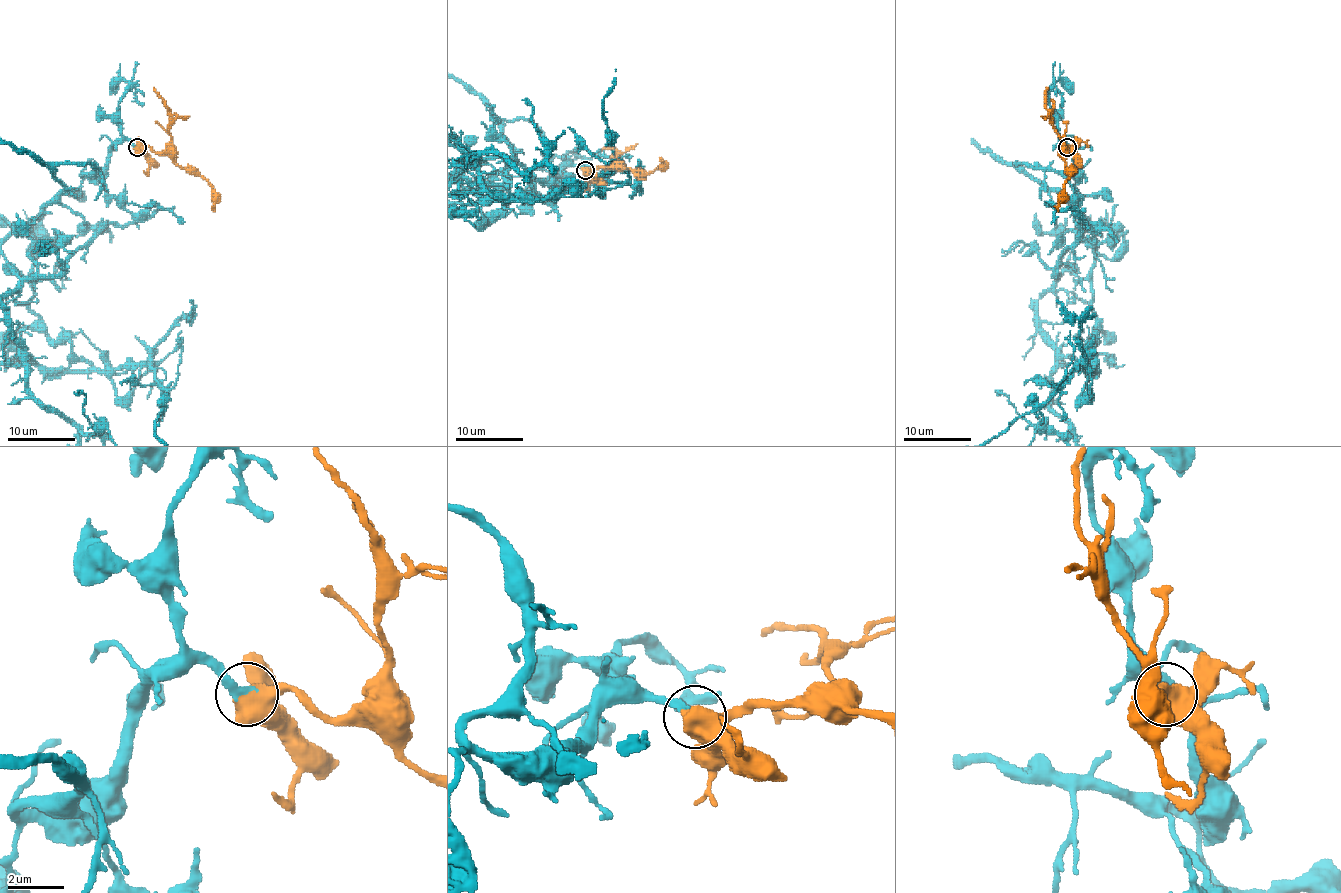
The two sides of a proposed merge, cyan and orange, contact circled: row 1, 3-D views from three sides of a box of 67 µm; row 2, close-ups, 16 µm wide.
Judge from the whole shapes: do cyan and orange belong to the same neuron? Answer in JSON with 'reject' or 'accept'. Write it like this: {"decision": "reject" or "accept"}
{"decision": "accept"}

